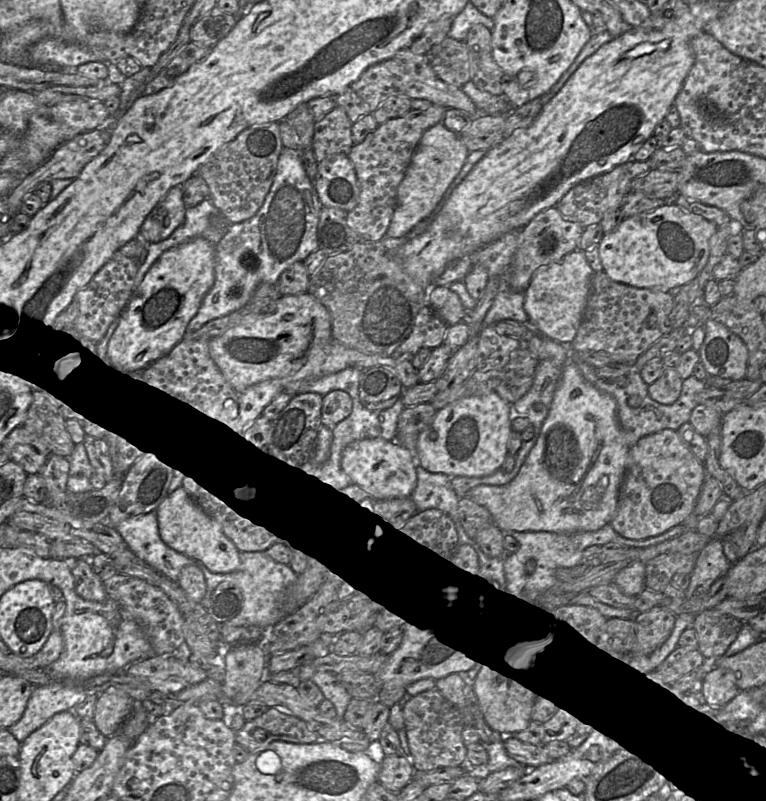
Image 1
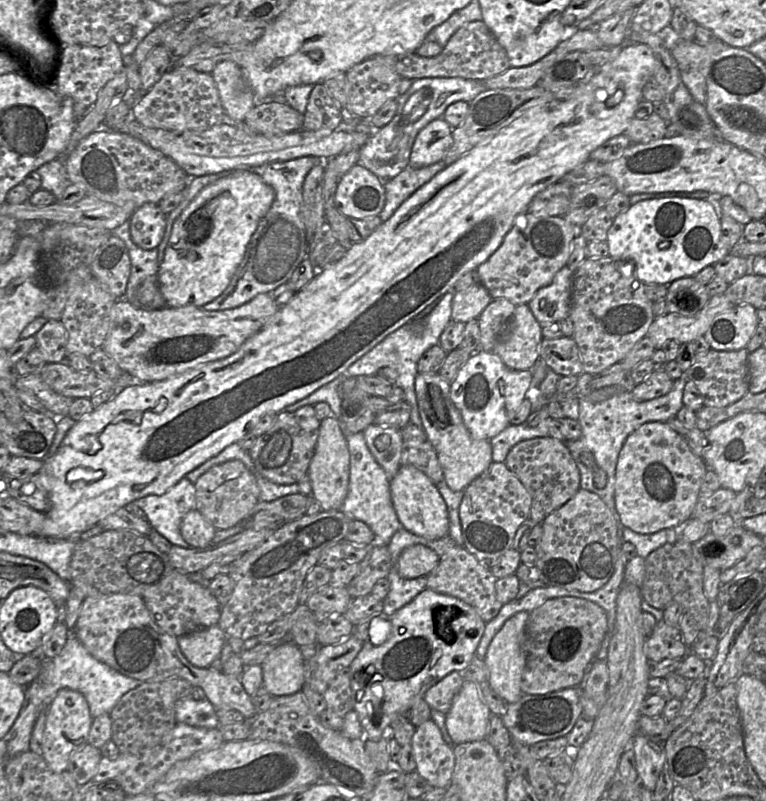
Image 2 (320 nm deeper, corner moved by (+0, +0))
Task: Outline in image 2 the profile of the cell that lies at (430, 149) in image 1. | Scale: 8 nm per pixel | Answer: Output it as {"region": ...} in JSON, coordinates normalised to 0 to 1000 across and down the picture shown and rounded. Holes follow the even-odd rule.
{"region":[[[577,146],[557,155],[543,170],[533,208],[551,210],[577,201],[590,182],[590,165]]]}

